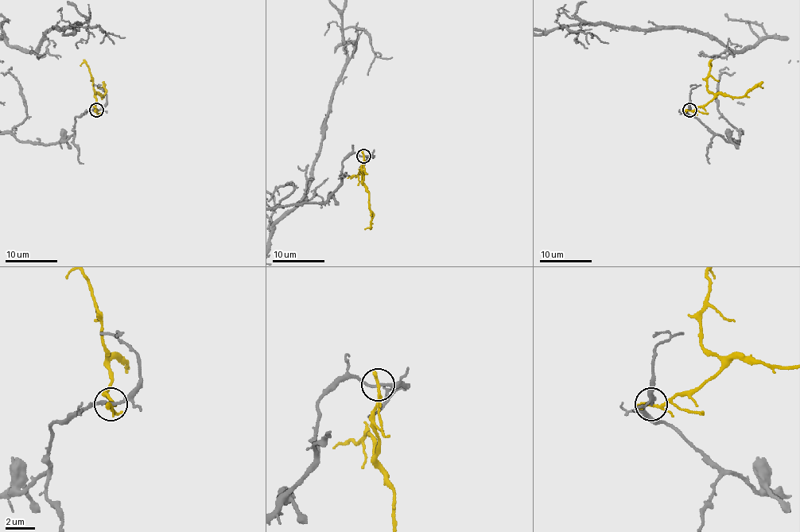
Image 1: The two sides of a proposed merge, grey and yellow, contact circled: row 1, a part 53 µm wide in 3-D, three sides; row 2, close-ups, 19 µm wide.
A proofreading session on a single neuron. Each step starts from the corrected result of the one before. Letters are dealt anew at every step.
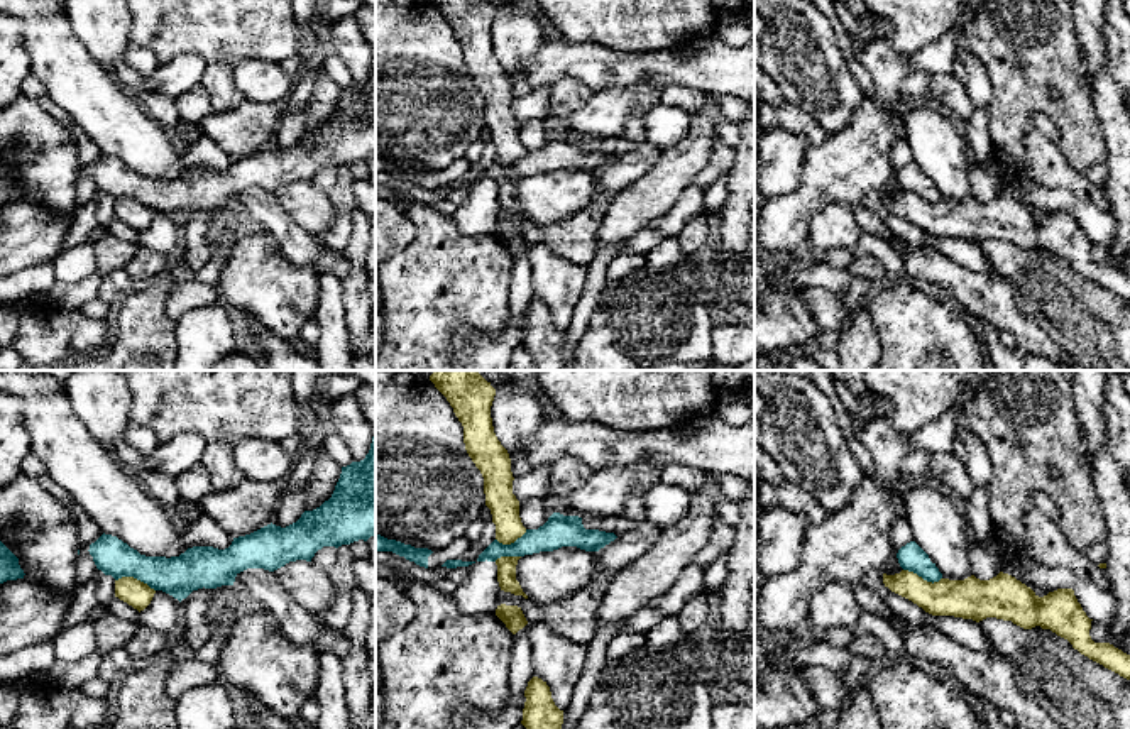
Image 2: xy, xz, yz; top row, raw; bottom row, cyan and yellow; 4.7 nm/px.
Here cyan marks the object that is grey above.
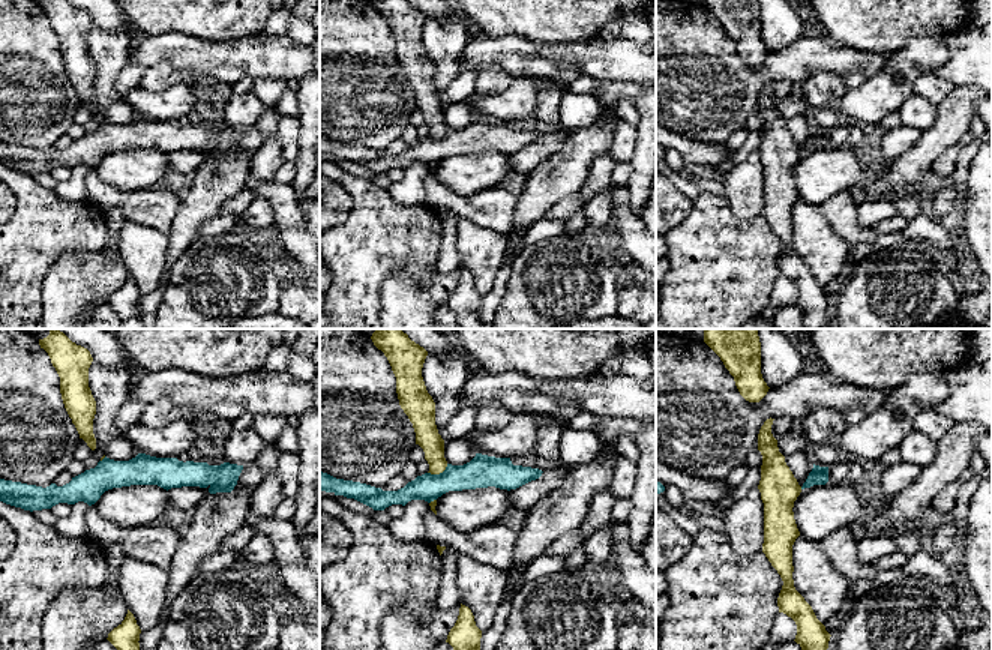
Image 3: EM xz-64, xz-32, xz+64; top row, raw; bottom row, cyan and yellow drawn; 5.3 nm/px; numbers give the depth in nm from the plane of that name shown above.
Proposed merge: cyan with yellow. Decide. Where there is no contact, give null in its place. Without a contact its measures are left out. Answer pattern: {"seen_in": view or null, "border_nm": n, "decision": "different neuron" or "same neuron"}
{"seen_in": "xy", "border_nm": 200, "decision": "different neuron"}

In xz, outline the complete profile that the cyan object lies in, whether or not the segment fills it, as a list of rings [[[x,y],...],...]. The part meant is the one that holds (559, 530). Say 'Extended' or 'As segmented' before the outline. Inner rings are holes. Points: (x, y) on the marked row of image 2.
As segmented. [[[553,512],[538,529],[526,533],[511,545],[494,540],[477,562],[496,562],[501,556],[524,556],[540,551],[553,551],[562,546],[577,546],[585,551],[599,551],[617,536],[599,529],[585,529],[582,518]]]

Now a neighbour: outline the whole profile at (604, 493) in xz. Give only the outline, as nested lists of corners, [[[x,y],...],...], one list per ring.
[[[638,463],[607,467],[594,474],[577,489],[551,502],[579,518],[621,516],[633,491],[648,492],[660,482],[661,467]]]

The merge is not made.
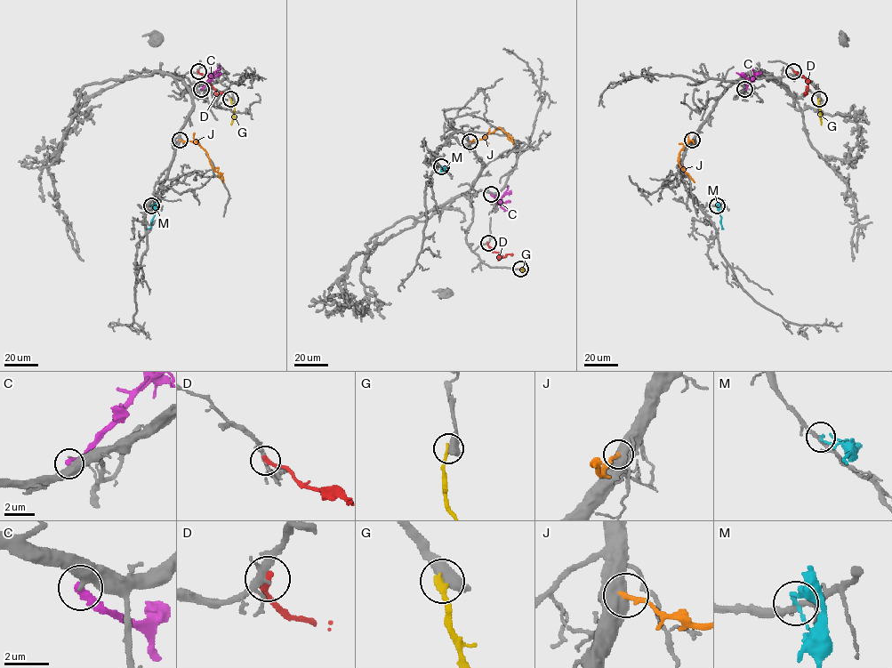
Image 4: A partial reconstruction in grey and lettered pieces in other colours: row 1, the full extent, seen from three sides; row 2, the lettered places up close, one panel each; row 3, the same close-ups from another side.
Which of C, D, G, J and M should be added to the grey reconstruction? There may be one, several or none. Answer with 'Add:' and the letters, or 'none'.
Add: none

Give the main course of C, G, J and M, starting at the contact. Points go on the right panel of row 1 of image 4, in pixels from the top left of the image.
C: (745, 89), (753, 77), (751, 66)
G: (818, 99), (821, 124)
J: (692, 140), (685, 143), (679, 154), (679, 167), (687, 174)
M: (717, 205), (721, 229)

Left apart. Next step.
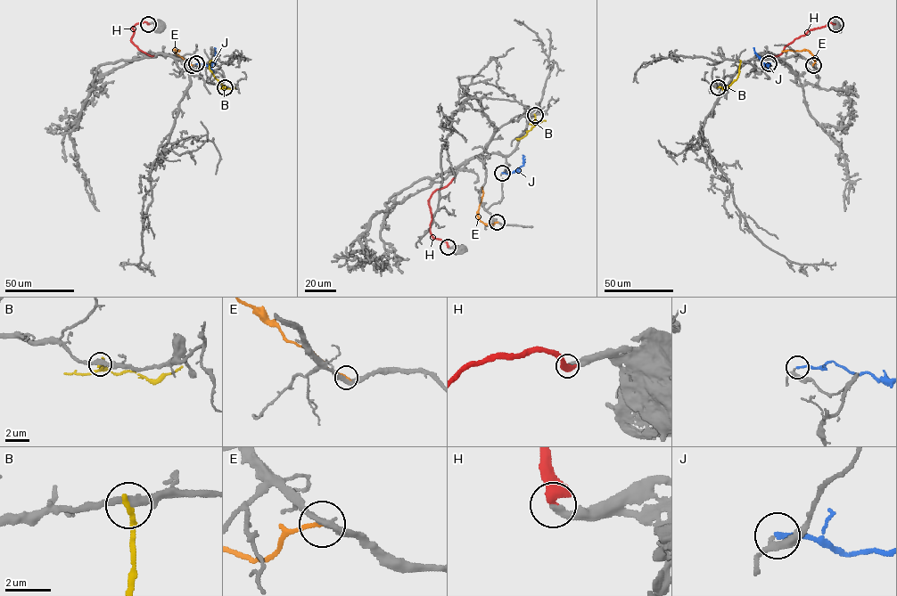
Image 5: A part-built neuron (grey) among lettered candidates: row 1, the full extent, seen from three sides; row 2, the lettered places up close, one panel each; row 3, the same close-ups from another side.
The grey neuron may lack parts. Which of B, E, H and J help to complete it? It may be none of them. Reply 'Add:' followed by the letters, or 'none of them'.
Add: H

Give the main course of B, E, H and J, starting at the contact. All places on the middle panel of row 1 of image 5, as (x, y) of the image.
B: (535, 114), (535, 126), (523, 136), (516, 139), (520, 140)
E: (497, 222), (485, 224), (478, 216), (483, 193), (481, 187)
H: (448, 247), (445, 241), (434, 238), (430, 231), (429, 200), (436, 190), (445, 187), (454, 177)
J: (502, 173), (511, 174), (522, 166), (522, 155)

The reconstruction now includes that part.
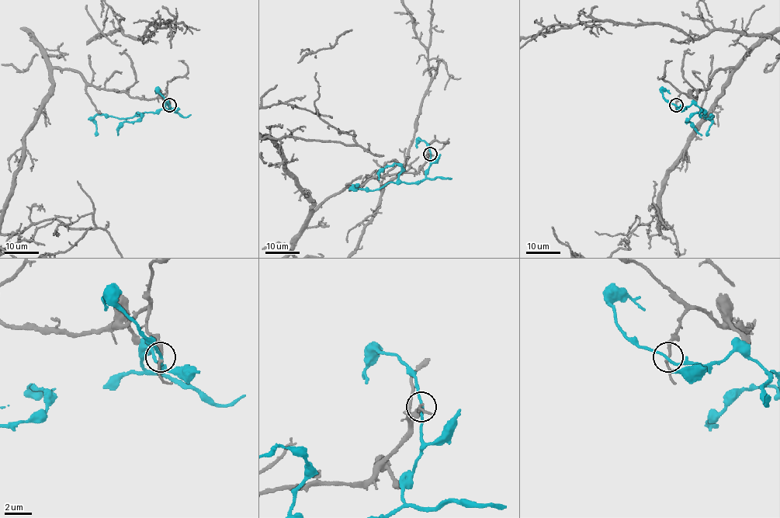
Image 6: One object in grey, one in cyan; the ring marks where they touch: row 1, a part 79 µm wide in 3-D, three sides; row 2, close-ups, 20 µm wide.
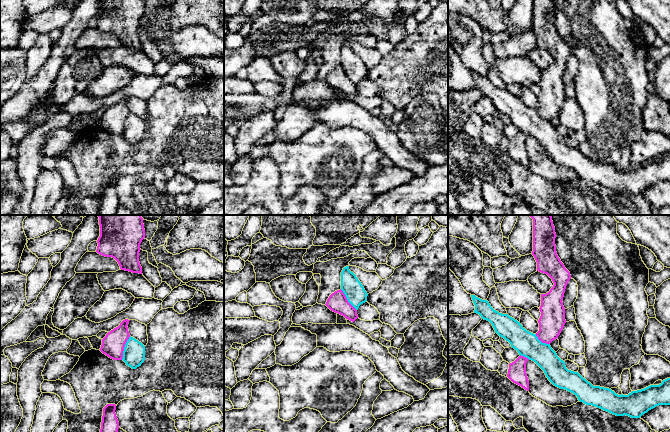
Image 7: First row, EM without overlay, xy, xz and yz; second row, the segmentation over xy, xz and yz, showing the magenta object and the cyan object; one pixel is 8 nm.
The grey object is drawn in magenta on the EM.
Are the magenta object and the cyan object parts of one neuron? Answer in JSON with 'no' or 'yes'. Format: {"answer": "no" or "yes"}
{"answer": "no"}

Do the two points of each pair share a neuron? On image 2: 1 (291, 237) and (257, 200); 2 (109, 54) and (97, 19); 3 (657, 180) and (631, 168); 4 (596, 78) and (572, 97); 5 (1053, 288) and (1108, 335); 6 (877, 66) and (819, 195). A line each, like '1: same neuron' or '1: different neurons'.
1: same neuron
2: same neuron
3: different neurons
4: different neurons
5: same neuron
6: same neuron

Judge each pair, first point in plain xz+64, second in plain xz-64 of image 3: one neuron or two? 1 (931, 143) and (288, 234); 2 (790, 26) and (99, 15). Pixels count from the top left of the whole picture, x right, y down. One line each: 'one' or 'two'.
1: two
2: two

